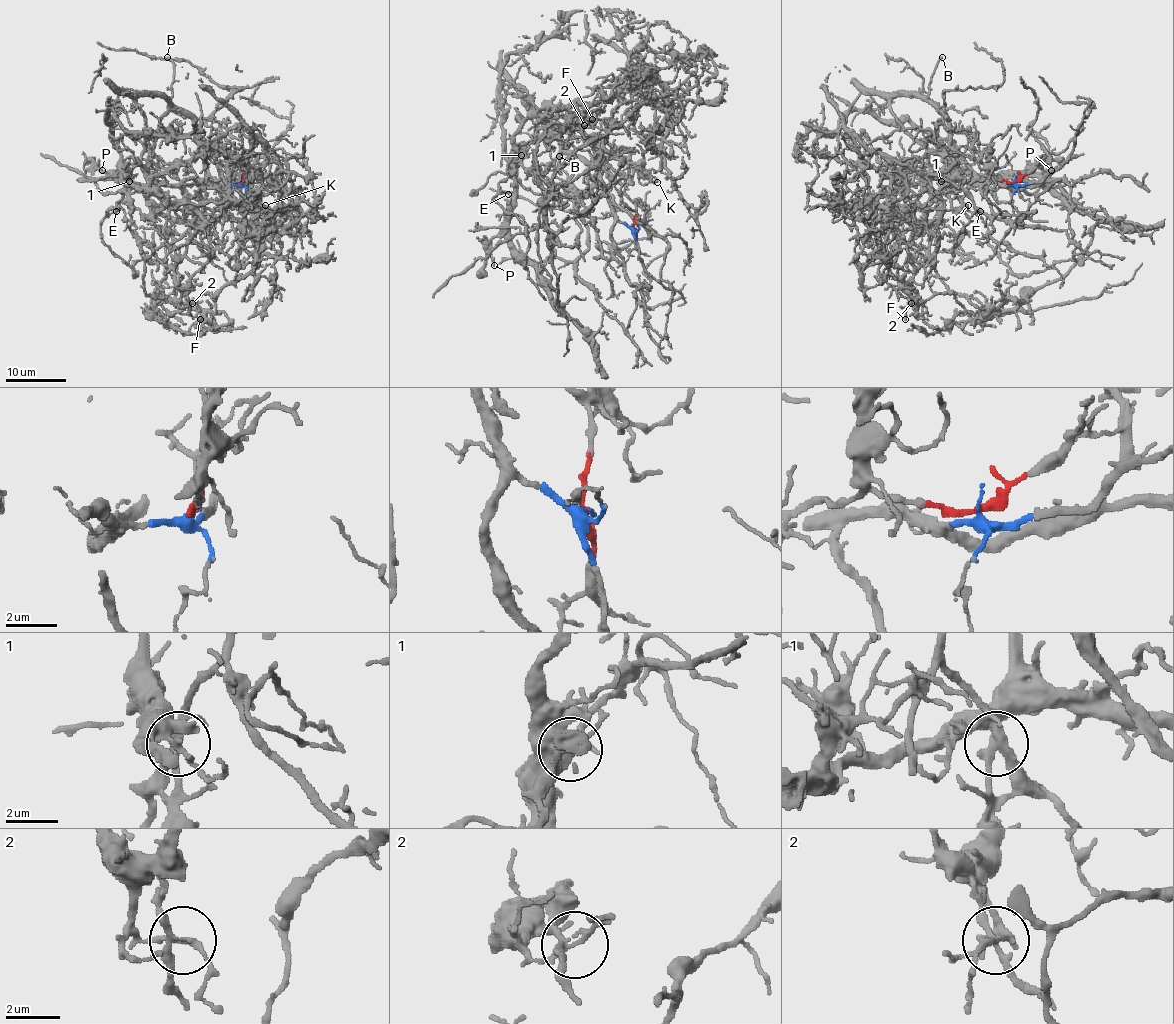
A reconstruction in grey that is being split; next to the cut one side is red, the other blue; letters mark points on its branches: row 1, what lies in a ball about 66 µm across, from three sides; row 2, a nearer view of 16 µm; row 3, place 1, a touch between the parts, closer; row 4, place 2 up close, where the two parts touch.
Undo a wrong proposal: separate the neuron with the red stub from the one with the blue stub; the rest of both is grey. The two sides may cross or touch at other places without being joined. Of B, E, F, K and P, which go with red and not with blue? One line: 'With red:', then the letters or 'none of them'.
With red: F, K, P

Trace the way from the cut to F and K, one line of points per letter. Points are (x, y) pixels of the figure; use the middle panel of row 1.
F: (635, 229), (635, 205), (614, 182), (595, 143), (542, 109), (594, 102), (567, 127), (592, 118)
K: (635, 229), (635, 205), (614, 182), (603, 161), (608, 156), (633, 162), (641, 173), (657, 182)

